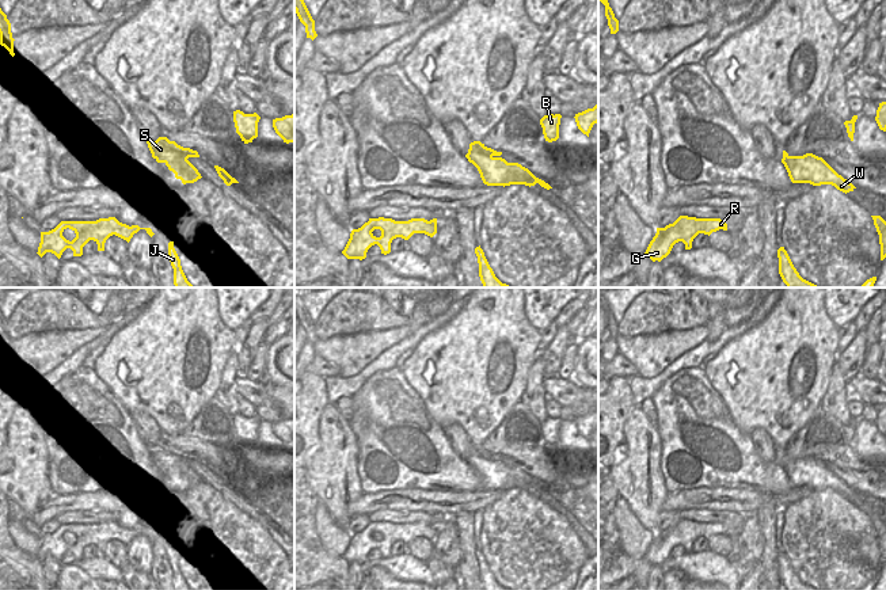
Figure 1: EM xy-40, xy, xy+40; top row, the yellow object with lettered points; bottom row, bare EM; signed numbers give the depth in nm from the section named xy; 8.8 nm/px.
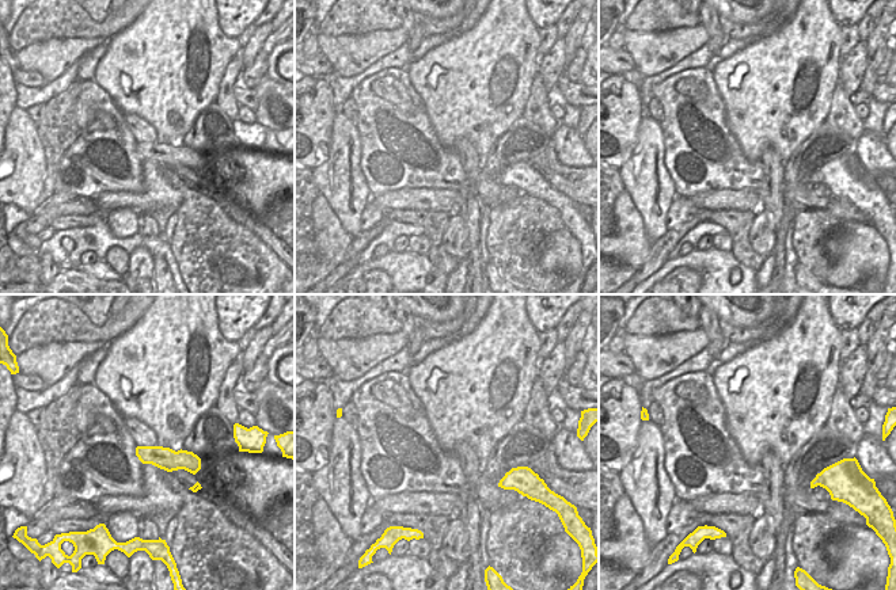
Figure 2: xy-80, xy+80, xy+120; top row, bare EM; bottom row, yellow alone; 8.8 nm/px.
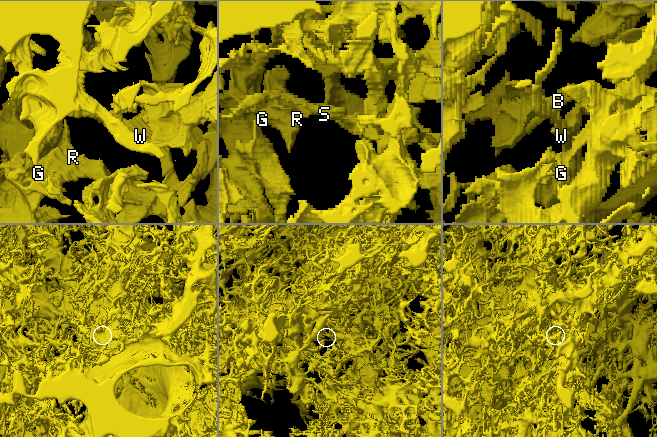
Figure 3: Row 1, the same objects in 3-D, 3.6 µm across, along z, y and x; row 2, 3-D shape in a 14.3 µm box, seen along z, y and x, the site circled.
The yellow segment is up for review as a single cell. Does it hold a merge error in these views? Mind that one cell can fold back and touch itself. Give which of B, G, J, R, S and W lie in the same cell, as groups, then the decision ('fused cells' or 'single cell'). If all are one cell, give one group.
groups B G J R W / S; fused cells

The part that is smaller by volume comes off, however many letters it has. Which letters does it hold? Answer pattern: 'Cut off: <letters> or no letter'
Cut off: S

